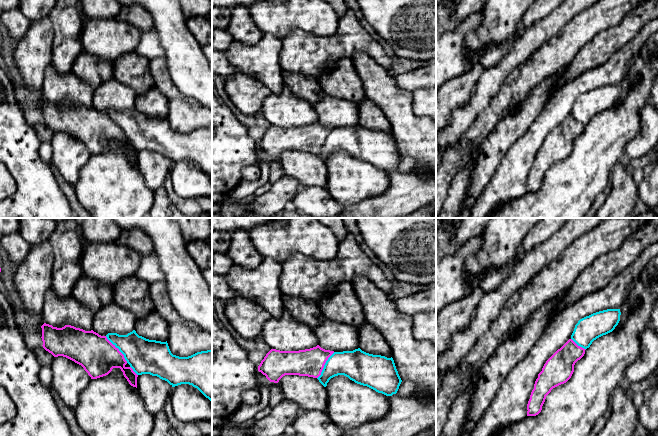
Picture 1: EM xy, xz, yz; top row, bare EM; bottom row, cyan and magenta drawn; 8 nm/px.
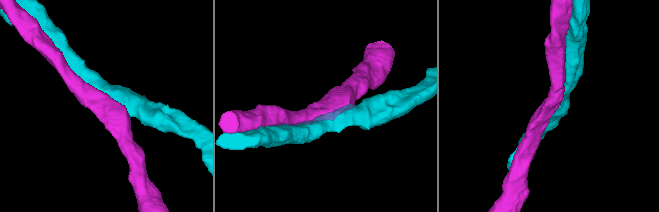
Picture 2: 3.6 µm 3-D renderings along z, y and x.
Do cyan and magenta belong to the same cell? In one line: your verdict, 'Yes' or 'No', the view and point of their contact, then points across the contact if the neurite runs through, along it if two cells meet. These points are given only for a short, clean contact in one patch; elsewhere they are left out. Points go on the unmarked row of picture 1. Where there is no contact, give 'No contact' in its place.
No. Touches cyan at xy (118, 124)

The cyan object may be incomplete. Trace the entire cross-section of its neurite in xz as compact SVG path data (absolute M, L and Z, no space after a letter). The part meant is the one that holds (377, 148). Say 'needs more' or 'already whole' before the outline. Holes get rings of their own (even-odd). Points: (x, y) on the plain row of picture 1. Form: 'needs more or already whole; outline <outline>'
already whole; outline M360 124L334 128L317 155L326 163L329 156L338 151L386 172L396 170L402 158L392 133L369 130Z

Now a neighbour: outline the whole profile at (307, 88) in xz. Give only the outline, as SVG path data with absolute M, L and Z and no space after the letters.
M265 33L255 45L233 41L225 55L237 71L258 80L272 93L280 93L286 85L297 97L315 106L325 96L319 80L284 71L279 61L281 49L282 40L273 34Z

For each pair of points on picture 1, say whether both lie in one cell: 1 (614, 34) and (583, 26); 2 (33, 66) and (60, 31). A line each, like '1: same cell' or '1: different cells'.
1: different cells
2: different cells

